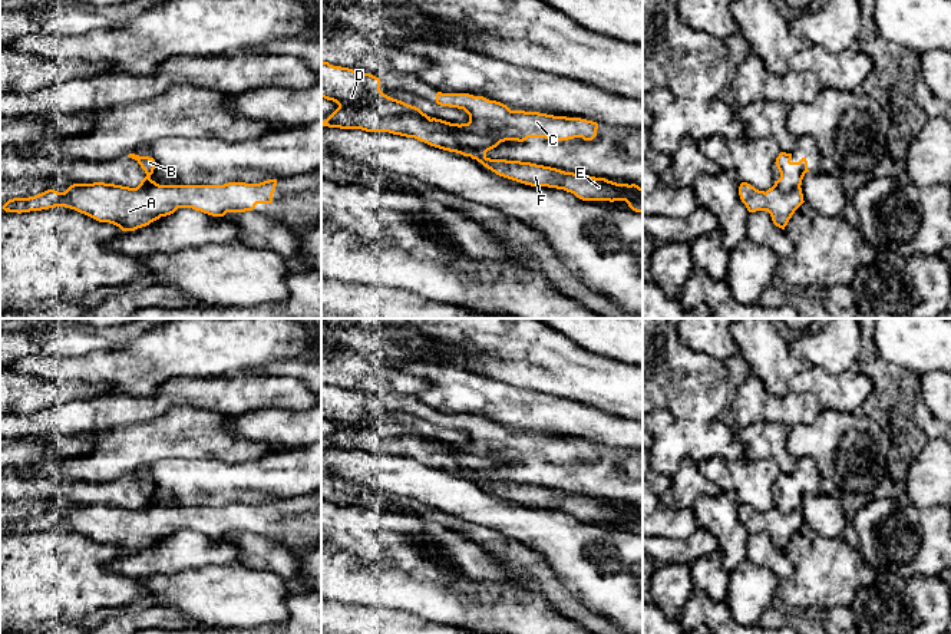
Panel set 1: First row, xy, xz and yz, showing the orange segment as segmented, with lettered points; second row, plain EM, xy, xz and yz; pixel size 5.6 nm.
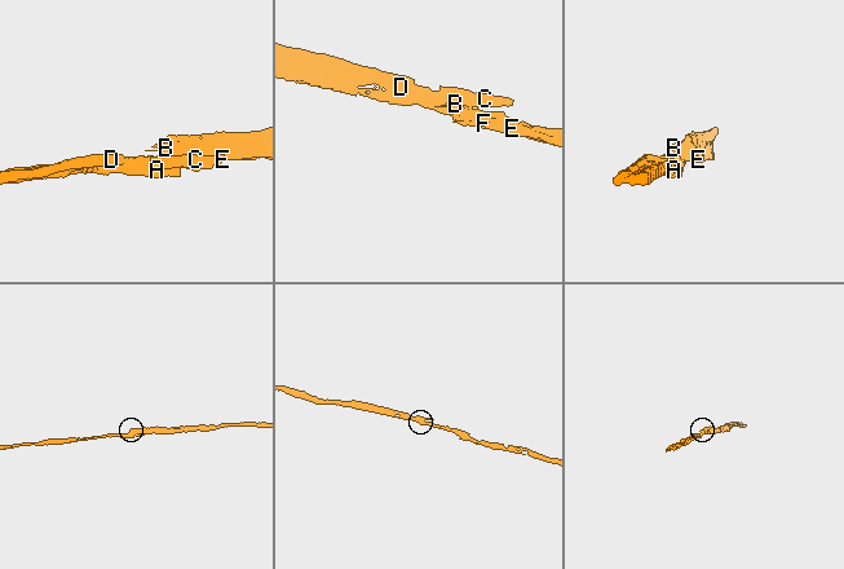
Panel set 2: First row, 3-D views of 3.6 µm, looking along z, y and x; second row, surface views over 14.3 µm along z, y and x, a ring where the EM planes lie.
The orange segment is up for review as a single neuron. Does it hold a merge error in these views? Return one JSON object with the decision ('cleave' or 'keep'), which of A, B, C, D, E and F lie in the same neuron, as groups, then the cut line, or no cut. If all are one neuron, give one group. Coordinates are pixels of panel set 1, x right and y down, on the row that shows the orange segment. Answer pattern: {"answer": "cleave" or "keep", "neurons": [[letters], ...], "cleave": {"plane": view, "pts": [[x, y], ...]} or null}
{"answer": "cleave", "neurons": [["A", "C", "D"], ["B", "E", "F"]], "cleave": {"plane": "xz", "pts": [[455, 134], [492, 135], [502, 141]]}}

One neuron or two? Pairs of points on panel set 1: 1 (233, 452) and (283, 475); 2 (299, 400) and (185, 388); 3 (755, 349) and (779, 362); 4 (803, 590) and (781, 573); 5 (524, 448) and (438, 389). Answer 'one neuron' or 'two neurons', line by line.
1: two neurons
2: one neuron
3: one neuron
4: two neurons
5: two neurons

